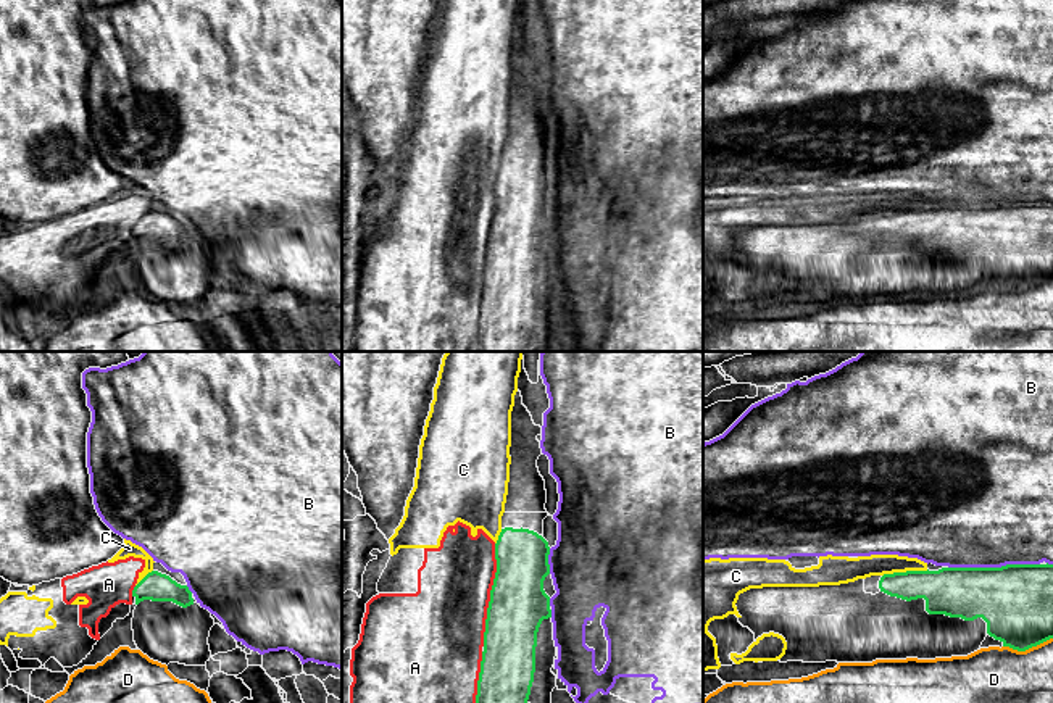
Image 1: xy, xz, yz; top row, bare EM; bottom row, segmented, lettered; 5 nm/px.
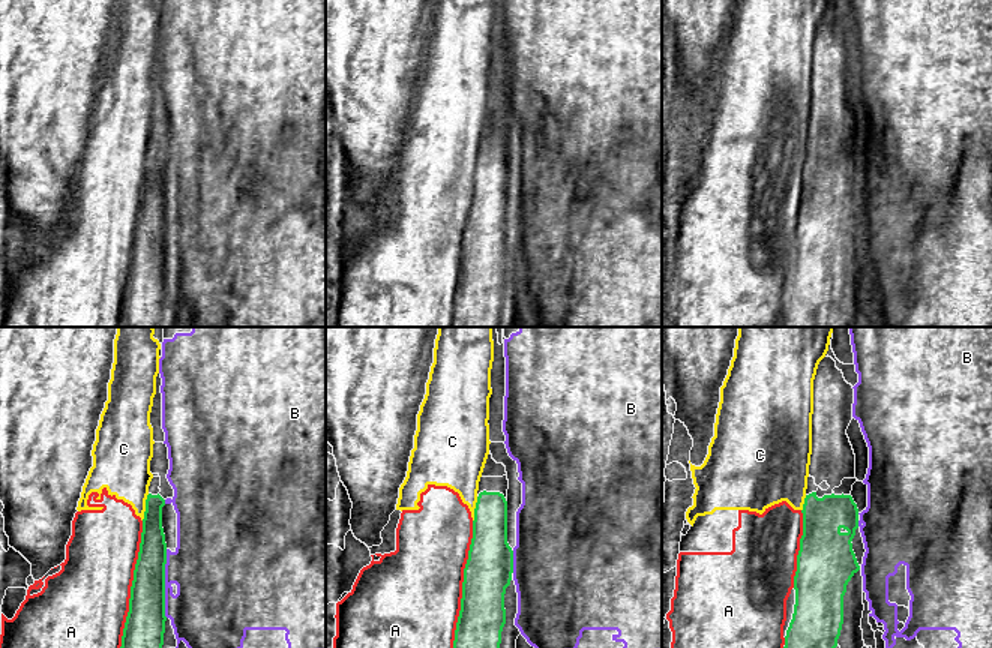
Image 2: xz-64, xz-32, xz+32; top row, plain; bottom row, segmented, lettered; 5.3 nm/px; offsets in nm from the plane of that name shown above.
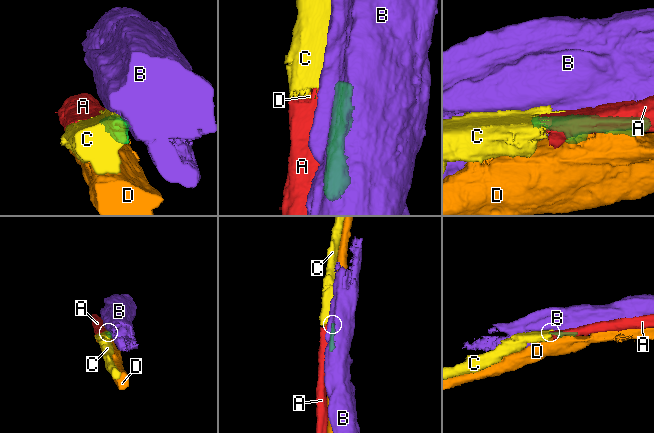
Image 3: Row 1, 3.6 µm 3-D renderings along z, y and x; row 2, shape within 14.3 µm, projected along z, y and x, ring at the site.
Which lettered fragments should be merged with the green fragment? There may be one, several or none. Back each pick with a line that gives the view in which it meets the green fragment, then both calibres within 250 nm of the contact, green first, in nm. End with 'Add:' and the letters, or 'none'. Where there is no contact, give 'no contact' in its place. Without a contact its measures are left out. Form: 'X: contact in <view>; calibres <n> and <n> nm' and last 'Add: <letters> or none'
Add: none

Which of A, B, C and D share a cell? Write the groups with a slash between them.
A C / B / D

